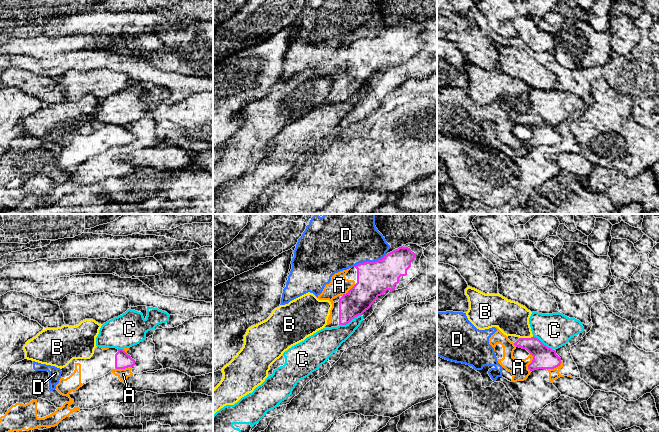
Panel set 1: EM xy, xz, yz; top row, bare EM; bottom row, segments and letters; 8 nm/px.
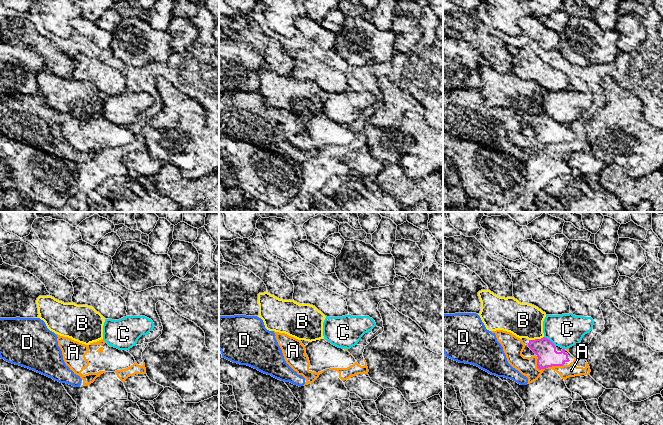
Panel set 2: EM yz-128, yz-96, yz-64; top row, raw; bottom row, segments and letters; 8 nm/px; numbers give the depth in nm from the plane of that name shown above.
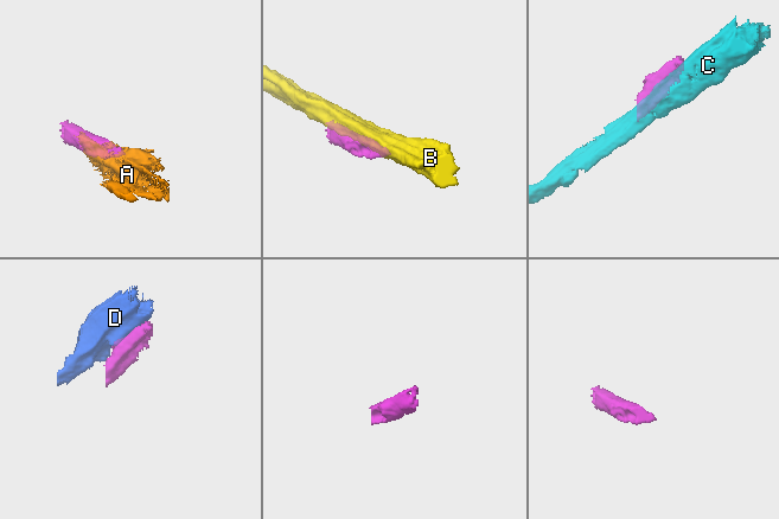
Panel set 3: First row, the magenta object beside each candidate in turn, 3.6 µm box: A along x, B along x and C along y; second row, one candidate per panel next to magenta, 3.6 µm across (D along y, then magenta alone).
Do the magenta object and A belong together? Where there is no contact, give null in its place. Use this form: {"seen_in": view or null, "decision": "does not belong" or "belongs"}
{"seen_in": "yz", "decision": "does not belong"}

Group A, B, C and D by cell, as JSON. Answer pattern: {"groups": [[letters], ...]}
{"groups": [["A", "D"], ["B"], ["C"]]}

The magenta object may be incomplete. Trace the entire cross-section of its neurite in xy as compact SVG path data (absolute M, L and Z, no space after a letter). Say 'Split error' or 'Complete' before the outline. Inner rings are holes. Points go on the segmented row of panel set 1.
Split error. M96 347L90 359L76 359L75 363L81 364L81 383L84 385L91 380L105 376L112 369L133 367L135 360L123 349L103 350Z

